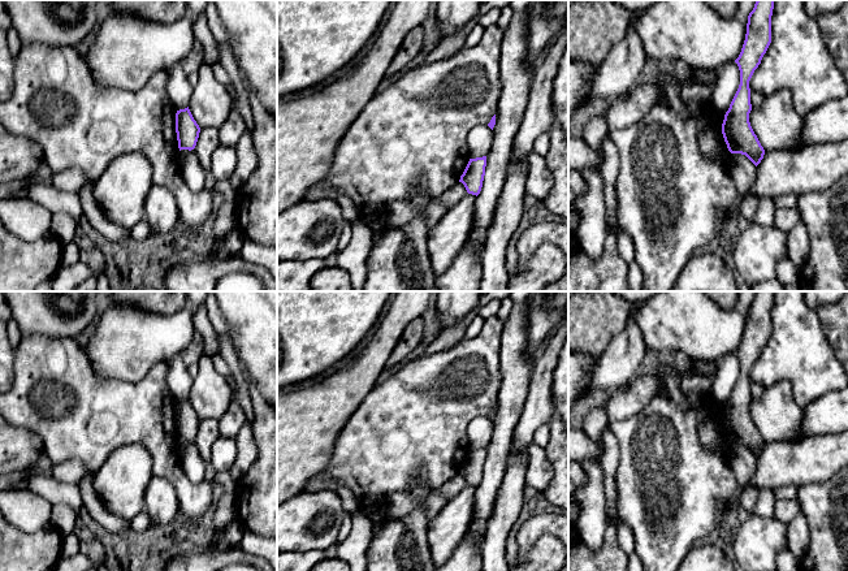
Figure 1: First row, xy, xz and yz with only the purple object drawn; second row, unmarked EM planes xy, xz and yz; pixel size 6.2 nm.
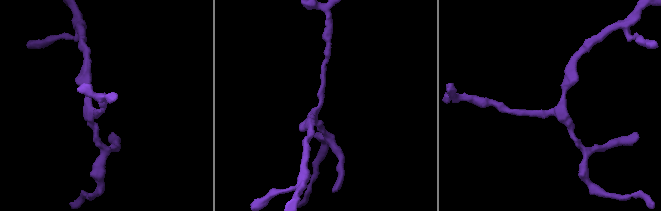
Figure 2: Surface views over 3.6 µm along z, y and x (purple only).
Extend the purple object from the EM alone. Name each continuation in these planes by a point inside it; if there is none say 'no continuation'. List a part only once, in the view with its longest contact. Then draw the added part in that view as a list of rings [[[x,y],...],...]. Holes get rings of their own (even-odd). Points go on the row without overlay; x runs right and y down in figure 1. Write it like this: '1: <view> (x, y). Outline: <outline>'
no continuation

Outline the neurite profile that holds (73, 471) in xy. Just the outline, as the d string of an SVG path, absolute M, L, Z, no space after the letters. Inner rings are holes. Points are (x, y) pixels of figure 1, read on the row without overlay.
M78 459L57 463L52 467L51 476L60 483L78 484L91 471Z

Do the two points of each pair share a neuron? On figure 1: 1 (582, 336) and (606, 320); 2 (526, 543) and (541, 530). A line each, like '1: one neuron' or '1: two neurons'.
1: one neuron
2: one neuron

